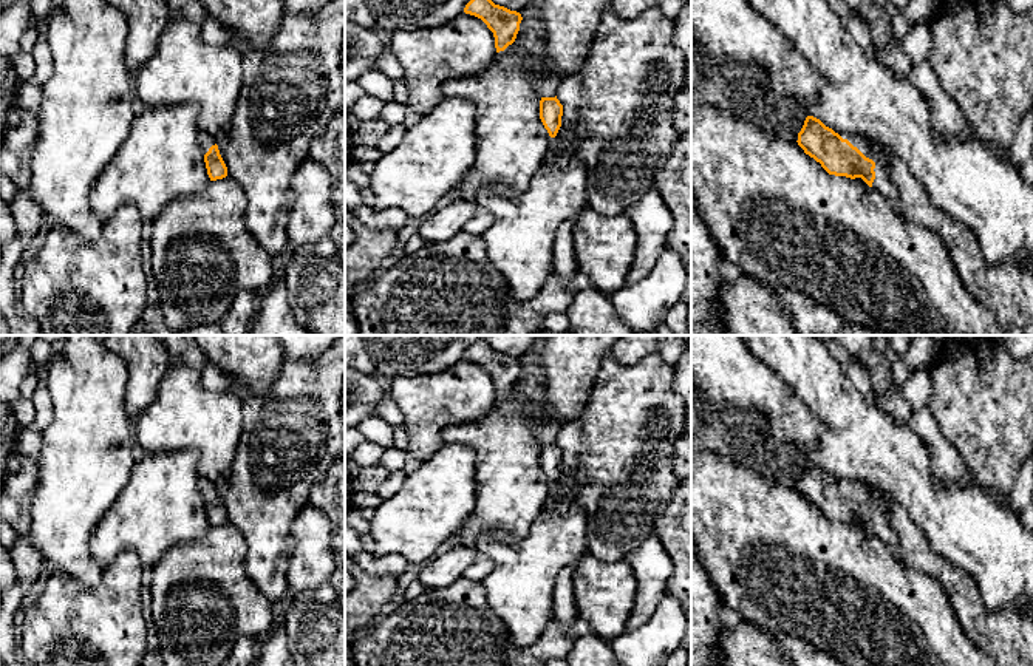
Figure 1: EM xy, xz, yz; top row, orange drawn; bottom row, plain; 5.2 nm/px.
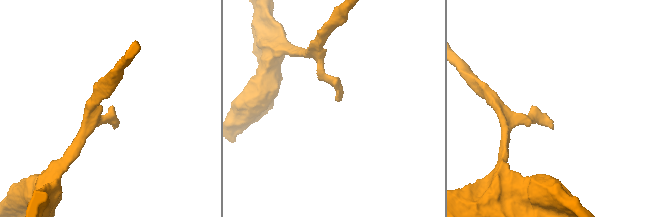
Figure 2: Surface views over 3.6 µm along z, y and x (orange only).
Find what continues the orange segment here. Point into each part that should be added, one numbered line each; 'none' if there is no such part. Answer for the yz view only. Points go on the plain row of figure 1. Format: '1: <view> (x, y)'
1: yz (885, 506)

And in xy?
1: xy (206, 487)

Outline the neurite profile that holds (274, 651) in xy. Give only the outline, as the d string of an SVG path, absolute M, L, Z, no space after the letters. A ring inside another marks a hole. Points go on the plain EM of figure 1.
M277 621L269 637L258 647L254 666L295 666L289 654L283 621Z

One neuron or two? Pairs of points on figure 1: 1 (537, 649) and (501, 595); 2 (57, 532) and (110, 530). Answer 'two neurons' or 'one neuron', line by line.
1: two neurons
2: two neurons

